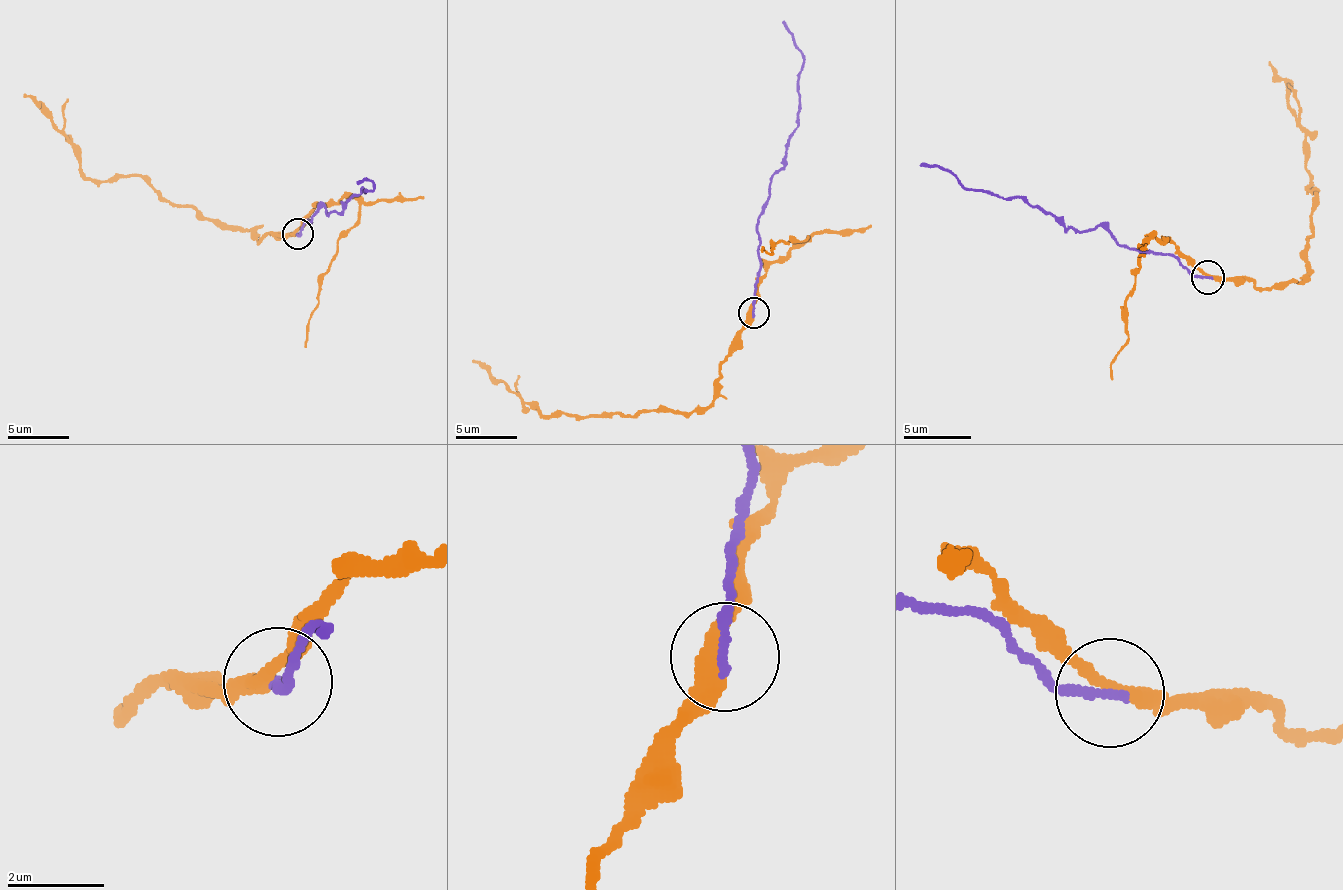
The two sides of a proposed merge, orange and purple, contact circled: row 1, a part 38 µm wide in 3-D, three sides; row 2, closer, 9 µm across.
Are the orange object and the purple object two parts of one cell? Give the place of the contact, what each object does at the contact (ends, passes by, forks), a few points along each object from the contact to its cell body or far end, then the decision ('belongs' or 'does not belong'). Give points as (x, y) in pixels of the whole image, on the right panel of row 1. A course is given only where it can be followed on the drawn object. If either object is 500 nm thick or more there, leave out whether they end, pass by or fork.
(1207, 277) | orange passes by | purple ends | orange via (1208, 275), (1243, 277), (1259, 288), (1304, 279), (1305, 238), (1315, 195), (1306, 130), (1268, 62) | purple via (1208, 276), (1195, 276), (1165, 253), (1128, 250), (1099, 225), (1067, 229), (1019, 197), (975, 192), (920, 163) | does not belong

